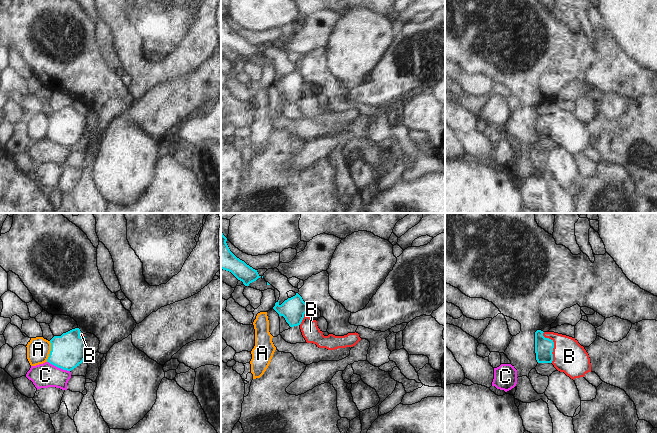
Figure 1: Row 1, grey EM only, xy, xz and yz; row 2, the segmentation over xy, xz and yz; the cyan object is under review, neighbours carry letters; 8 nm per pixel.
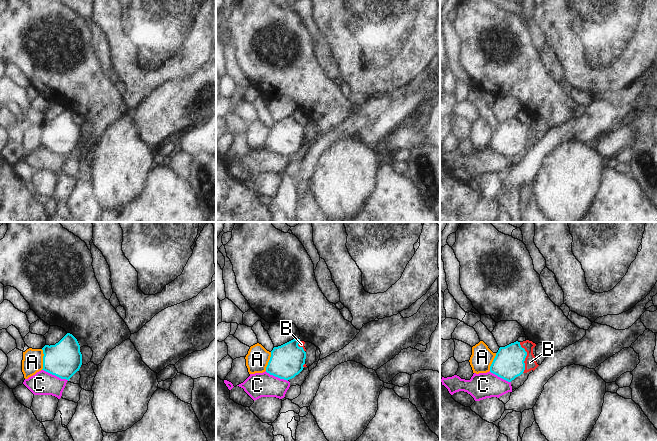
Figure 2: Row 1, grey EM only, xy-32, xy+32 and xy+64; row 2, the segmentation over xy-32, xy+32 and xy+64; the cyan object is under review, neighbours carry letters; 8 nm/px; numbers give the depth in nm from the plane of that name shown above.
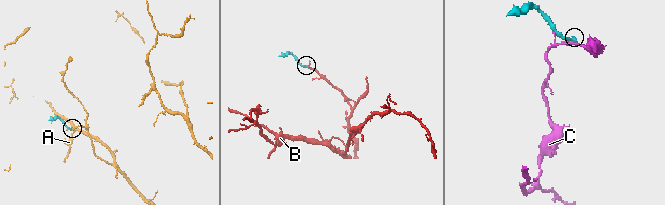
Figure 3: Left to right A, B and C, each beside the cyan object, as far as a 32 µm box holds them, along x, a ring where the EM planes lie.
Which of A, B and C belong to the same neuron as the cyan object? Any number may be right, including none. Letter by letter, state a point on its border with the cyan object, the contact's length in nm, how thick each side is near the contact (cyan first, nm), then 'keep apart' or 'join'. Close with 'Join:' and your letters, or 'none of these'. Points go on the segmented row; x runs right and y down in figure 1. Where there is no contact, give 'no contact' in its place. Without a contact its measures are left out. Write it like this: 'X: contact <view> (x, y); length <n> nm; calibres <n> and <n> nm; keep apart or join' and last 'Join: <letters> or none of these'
A: contact xy (50, 351); length 170 nm; calibres 280 and 190 nm; keep apart
B: contact yz (553, 346); length 260 nm; calibres 140 and 260 nm; join
C: contact xy (58, 367); length 200 nm; calibres 280 and 200 nm; keep apart
Join: B

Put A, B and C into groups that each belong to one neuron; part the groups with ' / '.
A / B / C

